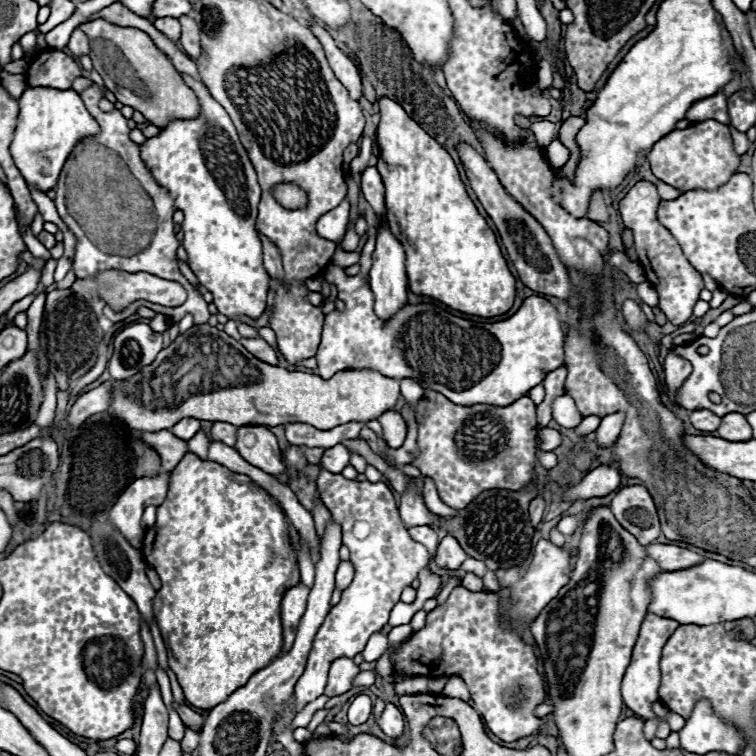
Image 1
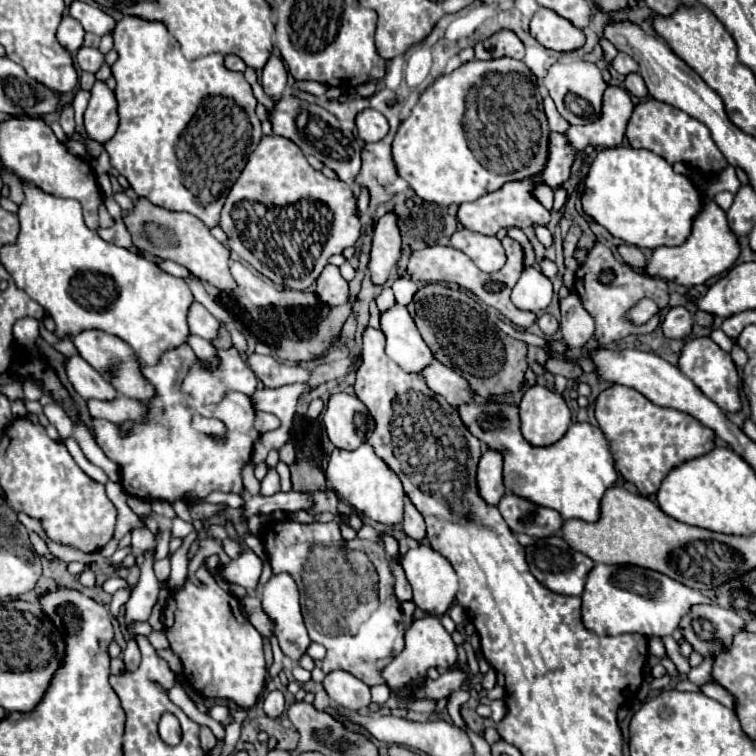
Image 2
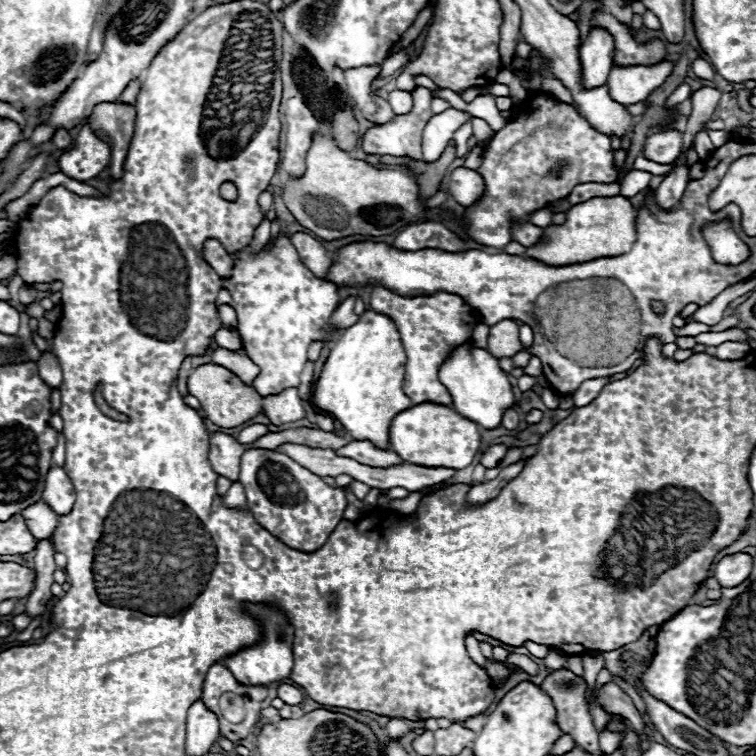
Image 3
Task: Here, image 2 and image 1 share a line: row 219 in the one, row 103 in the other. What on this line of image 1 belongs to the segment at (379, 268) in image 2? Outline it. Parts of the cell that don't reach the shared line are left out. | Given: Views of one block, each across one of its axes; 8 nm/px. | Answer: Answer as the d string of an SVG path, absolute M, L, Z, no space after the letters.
M386 98L380 100L378 148L380 162L376 164L376 168L385 186L386 216L392 234L400 240L406 252L410 290L414 294L436 298L442 304L464 314L492 318L508 312L514 302L516 280L508 270L494 232L488 228L486 220L478 214L474 202L470 200L450 154L432 136L428 136L418 122L410 120L400 104L394 104Z

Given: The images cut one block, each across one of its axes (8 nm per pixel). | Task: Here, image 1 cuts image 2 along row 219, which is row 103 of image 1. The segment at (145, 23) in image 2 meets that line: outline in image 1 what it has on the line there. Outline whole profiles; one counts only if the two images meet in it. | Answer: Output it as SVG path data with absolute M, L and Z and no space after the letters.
M180 74L184 84L194 90L200 102L200 114L188 120L170 120L160 134L148 138L140 144L140 158L150 170L158 186L162 186L170 196L174 196L176 210L184 212L184 242L182 246L188 252L190 268L198 276L200 284L214 294L214 304L220 314L236 316L246 314L250 318L260 318L266 308L268 292L268 274L262 266L262 242L258 240L254 222L256 206L260 202L260 186L256 182L256 172L248 160L246 150L242 148L236 128L228 118L226 110L210 96L206 86L194 80L188 74Z

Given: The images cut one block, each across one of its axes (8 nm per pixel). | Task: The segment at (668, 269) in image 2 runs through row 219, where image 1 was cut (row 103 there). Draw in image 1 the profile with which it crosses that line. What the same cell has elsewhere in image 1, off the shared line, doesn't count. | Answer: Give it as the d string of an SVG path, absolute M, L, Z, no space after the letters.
M718 92L710 98L698 100L688 112L686 118L690 122L704 122L704 120L718 120L722 124L730 124L730 116L728 116L728 108L726 108L726 96L724 92Z

